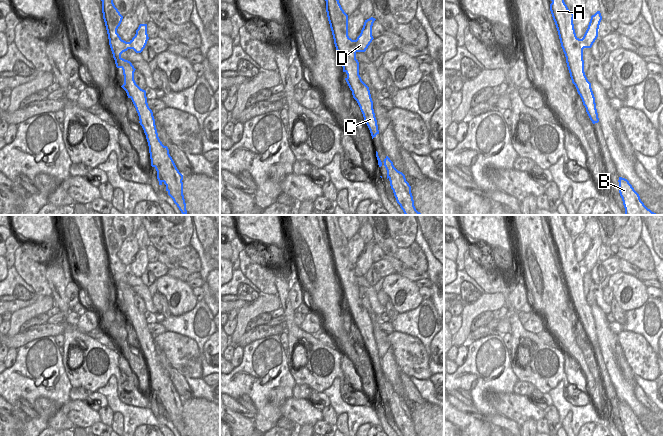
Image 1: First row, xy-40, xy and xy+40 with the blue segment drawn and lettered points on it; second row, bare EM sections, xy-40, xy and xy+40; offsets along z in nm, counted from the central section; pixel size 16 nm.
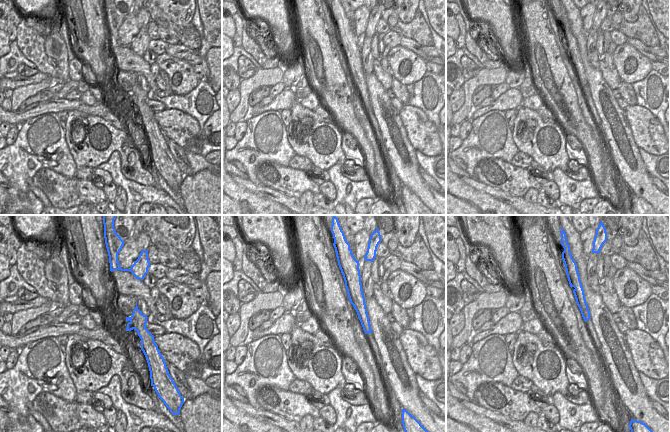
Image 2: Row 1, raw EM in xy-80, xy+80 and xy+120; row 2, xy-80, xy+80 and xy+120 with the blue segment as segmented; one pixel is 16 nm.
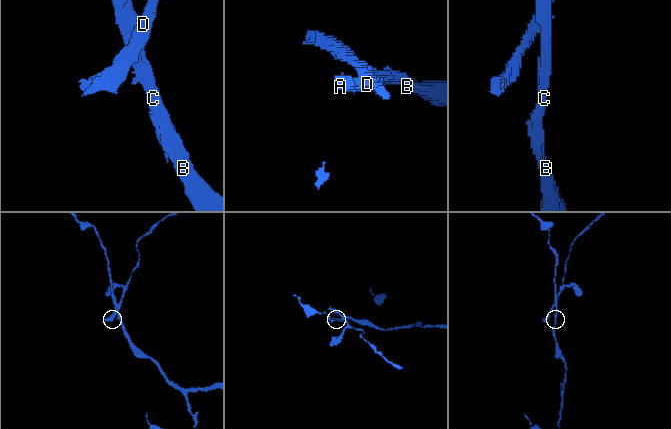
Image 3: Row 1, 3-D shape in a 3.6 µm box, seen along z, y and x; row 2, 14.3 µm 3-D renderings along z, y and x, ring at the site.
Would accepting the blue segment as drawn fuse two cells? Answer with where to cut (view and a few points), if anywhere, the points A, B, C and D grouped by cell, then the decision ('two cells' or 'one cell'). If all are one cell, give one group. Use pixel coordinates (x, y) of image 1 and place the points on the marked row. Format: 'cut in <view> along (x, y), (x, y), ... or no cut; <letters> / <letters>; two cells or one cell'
cut in xy along (355, 40), (355, 49), (357, 51); A B C / D; two cells

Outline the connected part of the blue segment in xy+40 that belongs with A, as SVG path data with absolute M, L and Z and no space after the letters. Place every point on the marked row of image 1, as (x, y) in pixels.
M551 0L550 11L555 22L561 47L566 57L572 83L580 95L586 112L593 124L599 122L595 97L584 72L583 43L576 36L572 13L564 0Z

